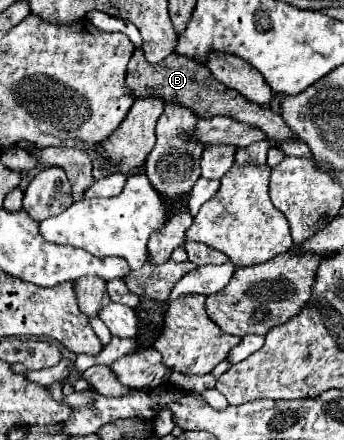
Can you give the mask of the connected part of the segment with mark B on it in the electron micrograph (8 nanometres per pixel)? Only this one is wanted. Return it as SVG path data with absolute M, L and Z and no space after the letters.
M136 48L130 62L128 62L126 86L132 90L132 94L136 98L160 96L166 102L174 102L174 104L180 104L180 106L194 110L202 118L228 116L228 118L234 118L238 122L252 124L256 128L262 128L262 132L266 132L268 140L274 144L278 144L280 140L286 140L288 136L294 136L292 130L284 124L280 114L274 114L270 108L262 108L254 102L248 102L236 90L230 90L224 84L220 84L204 64L198 64L192 58L178 58L176 54L170 54L166 60L162 60L158 64L150 64L144 58L142 48Z

